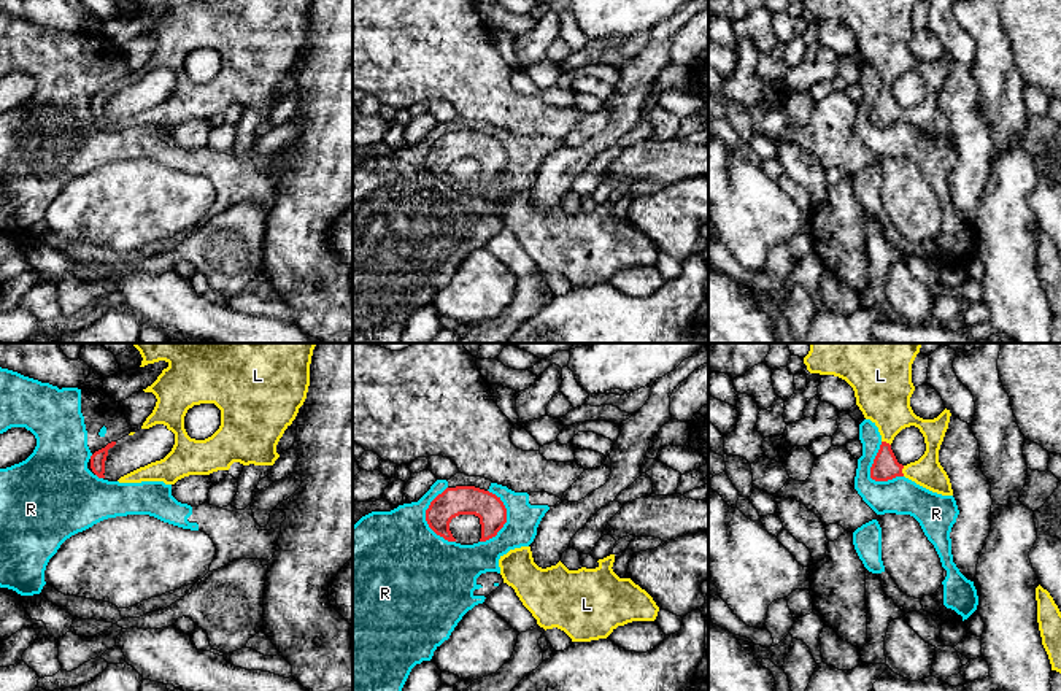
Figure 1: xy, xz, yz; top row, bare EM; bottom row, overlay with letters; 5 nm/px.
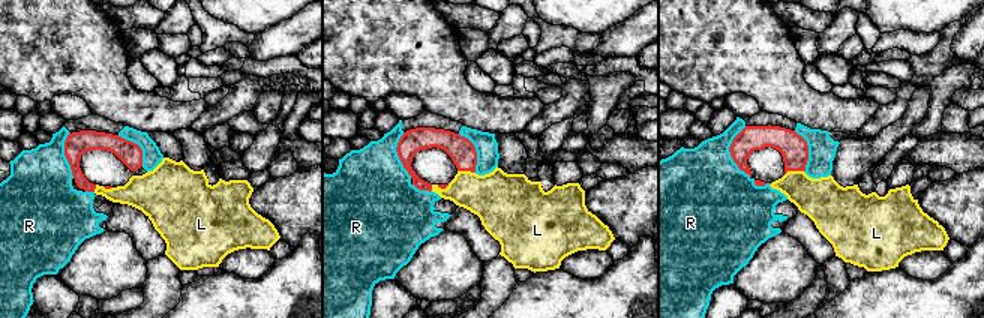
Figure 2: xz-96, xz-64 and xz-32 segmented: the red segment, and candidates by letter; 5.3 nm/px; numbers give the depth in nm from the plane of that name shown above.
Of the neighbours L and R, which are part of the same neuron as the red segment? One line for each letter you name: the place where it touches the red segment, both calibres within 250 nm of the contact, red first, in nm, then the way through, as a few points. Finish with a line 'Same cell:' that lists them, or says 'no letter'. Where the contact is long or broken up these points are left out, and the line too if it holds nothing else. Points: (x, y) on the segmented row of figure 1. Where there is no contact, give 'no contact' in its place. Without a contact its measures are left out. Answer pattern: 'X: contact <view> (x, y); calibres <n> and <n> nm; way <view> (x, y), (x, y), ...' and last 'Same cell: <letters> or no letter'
L: contact yz (901, 470); calibres 130 and 150 nm
Same cell: L

